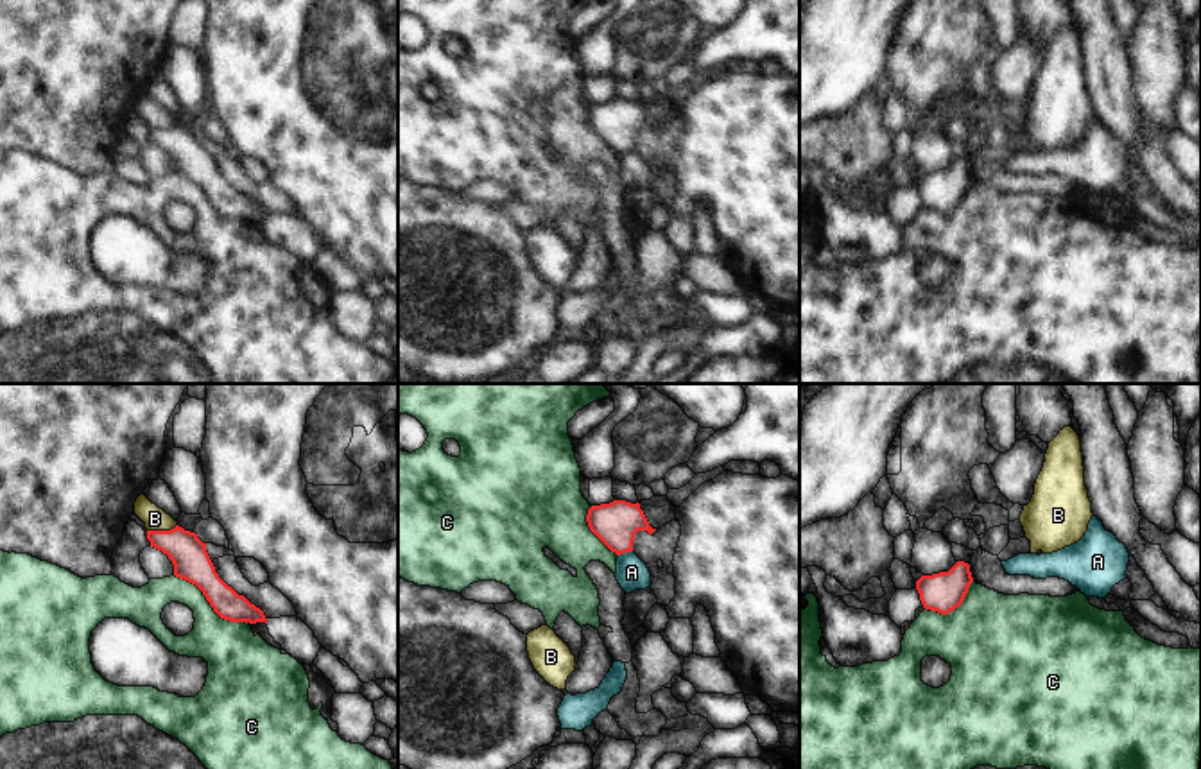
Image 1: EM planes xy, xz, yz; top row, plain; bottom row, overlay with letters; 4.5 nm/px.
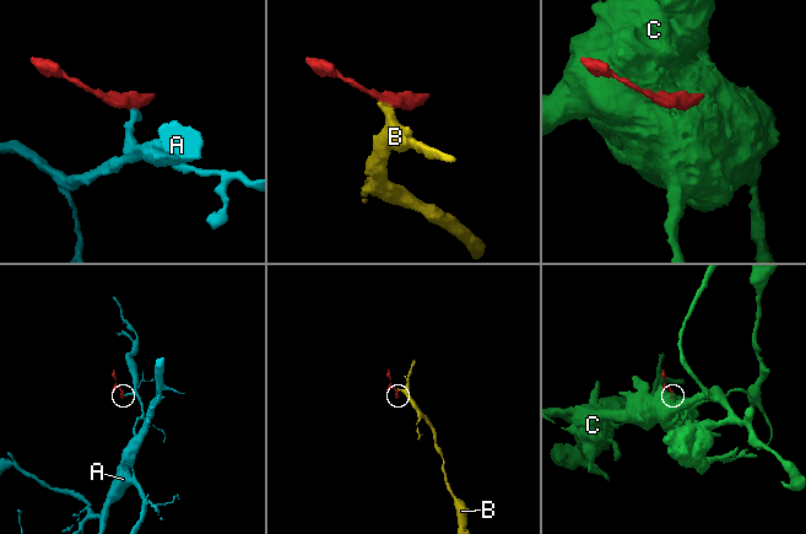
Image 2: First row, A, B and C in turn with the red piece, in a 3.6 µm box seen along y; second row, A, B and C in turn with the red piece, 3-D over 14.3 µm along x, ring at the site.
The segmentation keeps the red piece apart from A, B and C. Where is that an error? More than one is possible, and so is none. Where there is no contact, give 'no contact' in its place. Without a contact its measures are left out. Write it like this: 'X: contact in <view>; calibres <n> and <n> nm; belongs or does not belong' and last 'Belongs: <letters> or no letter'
A: contact in xz; calibres 200 and 140 nm; does not belong
B: contact in xy; calibres 160 and 110 nm; does not belong
C: contact in xy; calibres 160 and 260 nm; does not belong
Belongs: no letter

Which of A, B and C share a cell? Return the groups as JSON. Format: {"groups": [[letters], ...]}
{"groups": [["A"], ["B"], ["C"]]}

